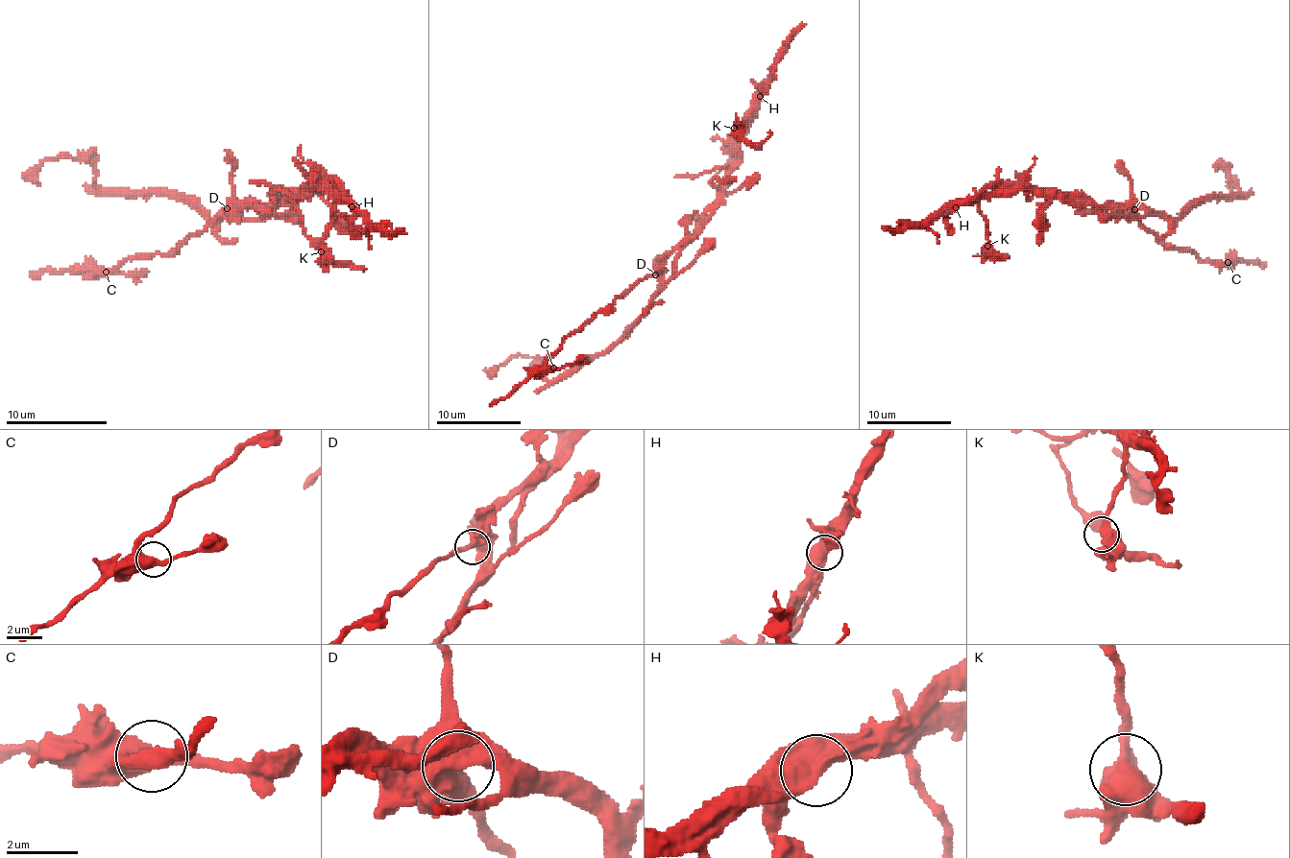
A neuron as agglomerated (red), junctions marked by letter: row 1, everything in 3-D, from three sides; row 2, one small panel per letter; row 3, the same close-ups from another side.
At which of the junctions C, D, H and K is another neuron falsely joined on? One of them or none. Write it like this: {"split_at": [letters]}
{"split_at": ["H"]}

